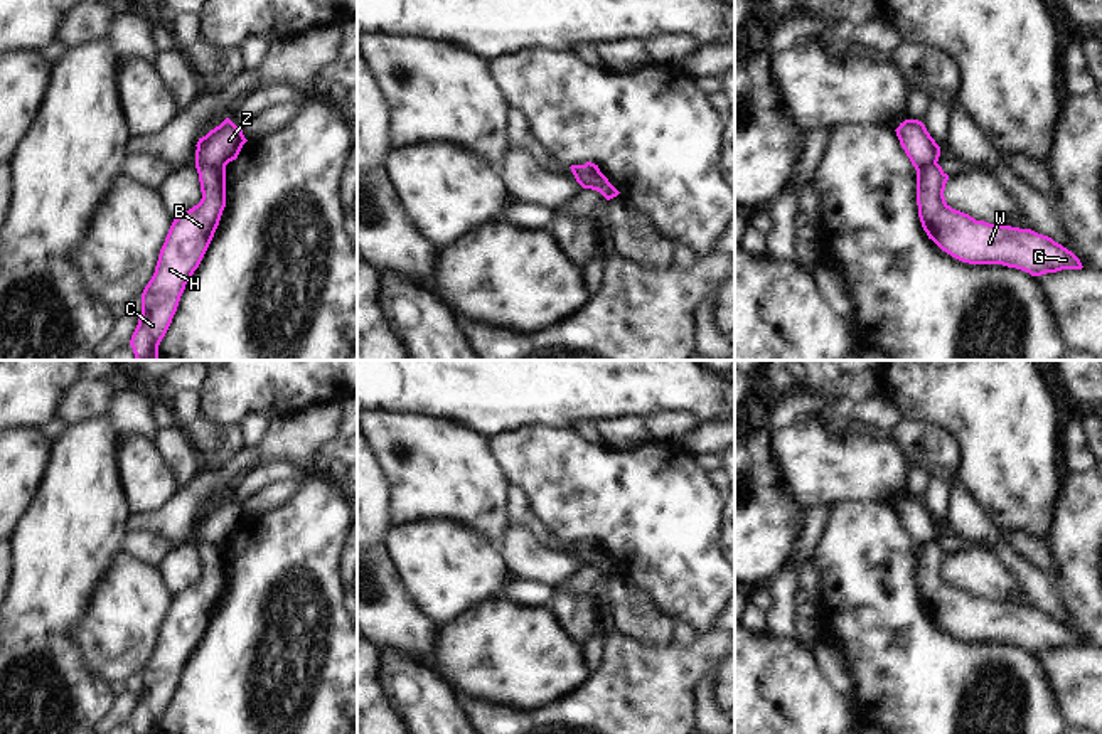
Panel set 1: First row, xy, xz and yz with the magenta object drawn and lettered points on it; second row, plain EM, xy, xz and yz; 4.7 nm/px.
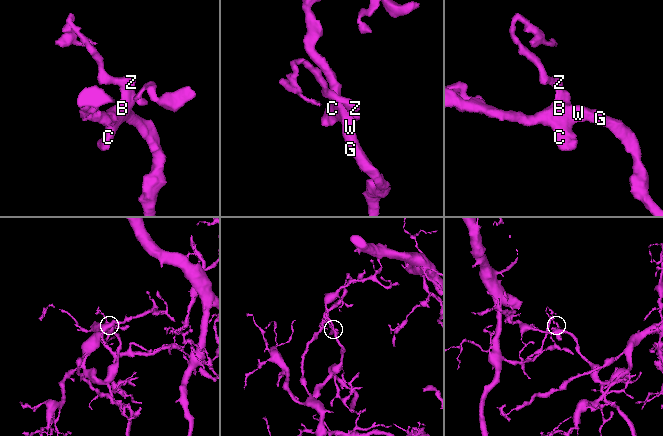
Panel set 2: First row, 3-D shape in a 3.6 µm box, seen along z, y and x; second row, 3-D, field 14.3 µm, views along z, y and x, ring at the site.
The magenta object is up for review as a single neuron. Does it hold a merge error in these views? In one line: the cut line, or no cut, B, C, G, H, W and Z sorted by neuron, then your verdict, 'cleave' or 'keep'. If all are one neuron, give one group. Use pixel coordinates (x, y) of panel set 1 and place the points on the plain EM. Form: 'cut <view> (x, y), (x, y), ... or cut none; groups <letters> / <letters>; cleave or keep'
cut xy (196, 541), (224, 544); groups B C G H W / Z; cleave

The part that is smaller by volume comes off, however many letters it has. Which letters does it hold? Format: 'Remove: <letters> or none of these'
Remove: Z

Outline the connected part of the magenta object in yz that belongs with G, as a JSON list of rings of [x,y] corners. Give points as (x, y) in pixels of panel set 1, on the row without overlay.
[[[939,540],[917,547],[918,594],[928,616],[969,641],[1003,641],[1041,653],[1082,646],[1080,636],[1051,614],[1031,606],[994,603],[952,586],[944,574],[949,552]]]

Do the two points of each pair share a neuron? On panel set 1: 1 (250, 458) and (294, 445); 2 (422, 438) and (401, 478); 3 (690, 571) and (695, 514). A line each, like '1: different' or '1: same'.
1: same
2: same
3: same

